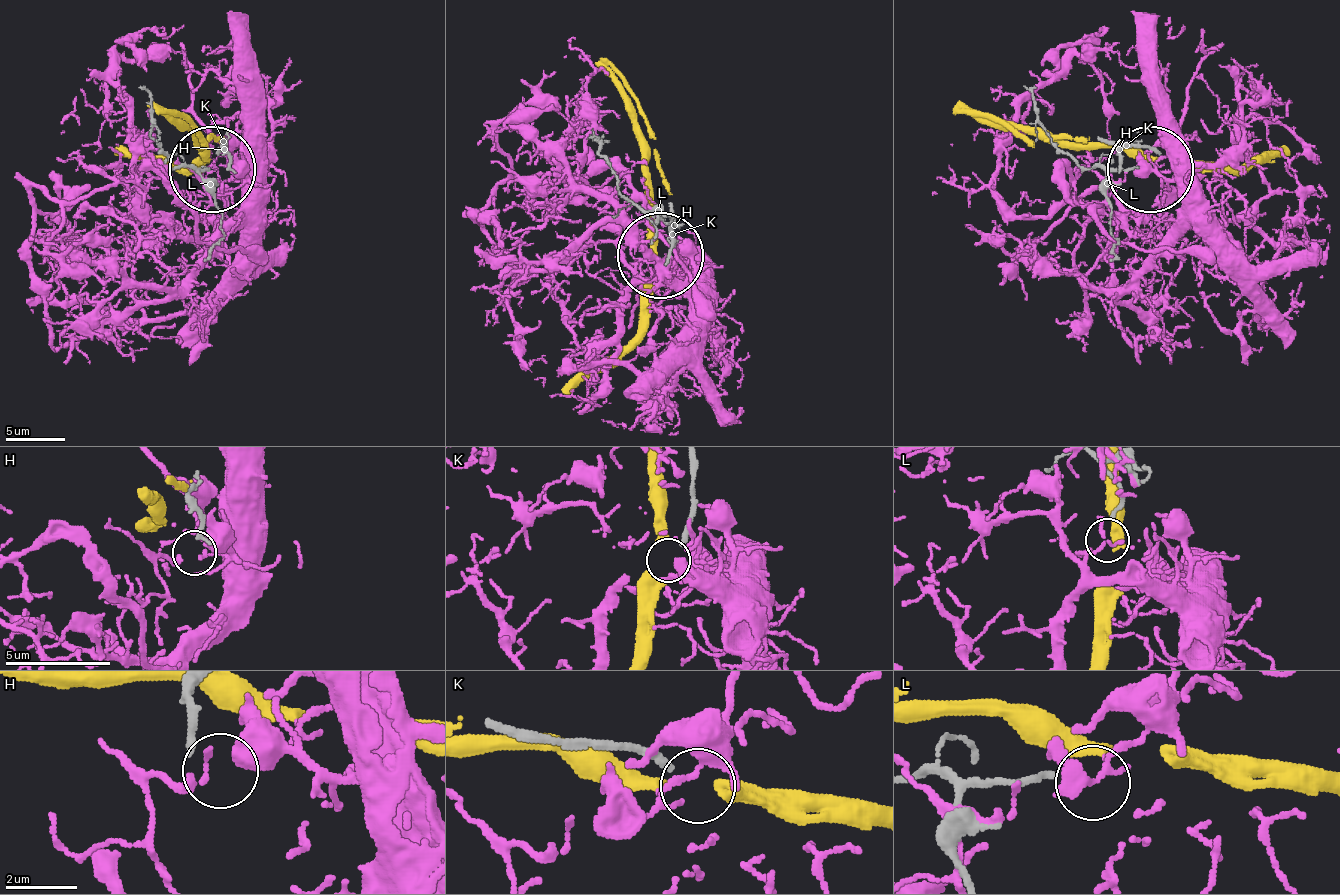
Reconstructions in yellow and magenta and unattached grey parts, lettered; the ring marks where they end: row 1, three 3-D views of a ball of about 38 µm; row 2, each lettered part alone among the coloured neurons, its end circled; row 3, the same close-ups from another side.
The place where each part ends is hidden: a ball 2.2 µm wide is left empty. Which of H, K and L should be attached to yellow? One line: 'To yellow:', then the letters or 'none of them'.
To yellow: K

